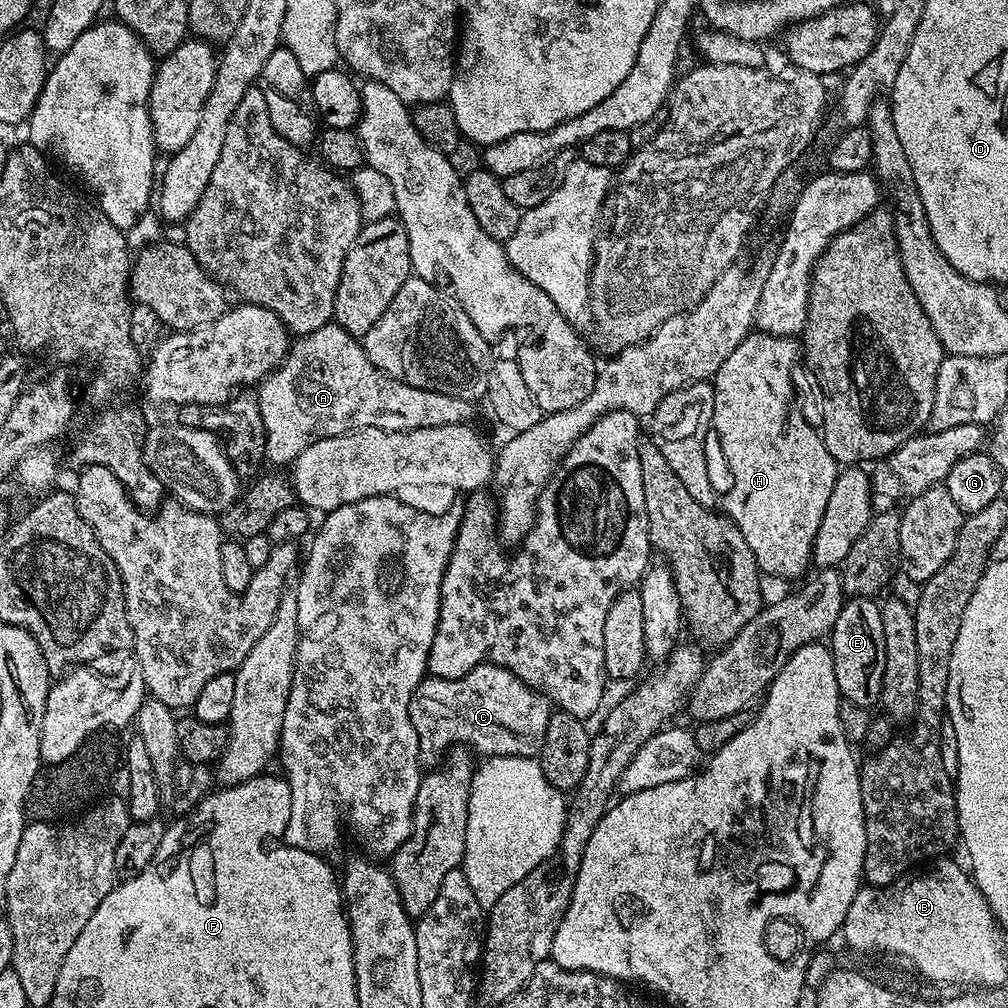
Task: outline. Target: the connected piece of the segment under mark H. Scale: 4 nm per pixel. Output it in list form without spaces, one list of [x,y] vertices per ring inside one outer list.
[[[753,330],[748,333],[745,340],[738,342],[734,354],[730,354],[730,358],[726,358],[726,362],[722,362],[722,366],[716,371],[716,375],[711,381],[714,390],[714,414],[712,415],[714,440],[720,443],[720,452],[724,455],[725,462],[728,463],[729,474],[732,475],[732,485],[729,486],[728,493],[722,496],[722,504],[724,500],[723,515],[727,516],[736,525],[736,529],[740,531],[742,538],[746,538],[746,546],[750,546],[761,573],[765,577],[781,576],[784,580],[792,580],[795,576],[800,575],[800,577],[803,577],[809,571],[812,564],[814,538],[818,534],[818,526],[822,526],[822,514],[826,514],[826,502],[830,502],[830,490],[834,490],[834,482],[838,475],[837,462],[830,454],[830,450],[826,450],[823,435],[817,429],[815,432],[808,425],[807,418],[800,413],[800,408],[796,405],[796,392],[792,389],[792,363],[795,360],[798,360],[798,344],[793,337],[775,336],[774,334]]]

